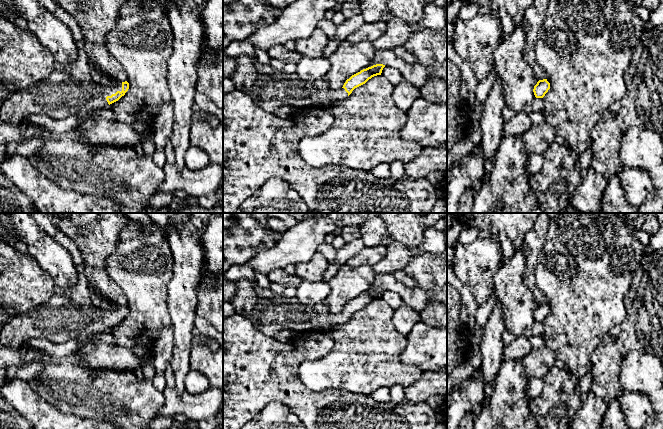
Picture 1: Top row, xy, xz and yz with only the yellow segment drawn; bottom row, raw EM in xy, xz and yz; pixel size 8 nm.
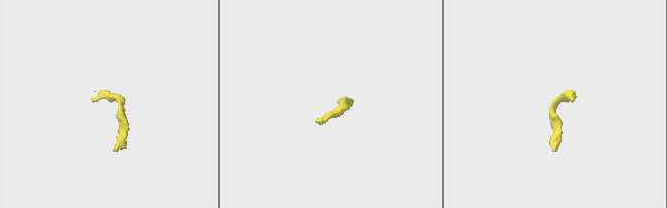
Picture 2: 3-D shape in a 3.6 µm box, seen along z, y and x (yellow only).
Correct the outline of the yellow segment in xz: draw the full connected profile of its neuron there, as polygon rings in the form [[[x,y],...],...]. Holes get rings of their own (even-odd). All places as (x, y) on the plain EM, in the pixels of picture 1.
[[[376,288],[352,299],[339,314],[316,313],[313,308],[302,305],[296,297],[275,295],[260,298],[255,309],[247,317],[265,335],[275,337],[287,329],[294,334],[302,331],[326,330],[333,325],[345,323],[352,315],[374,300],[381,299],[385,289]]]

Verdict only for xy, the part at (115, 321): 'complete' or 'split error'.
split error

